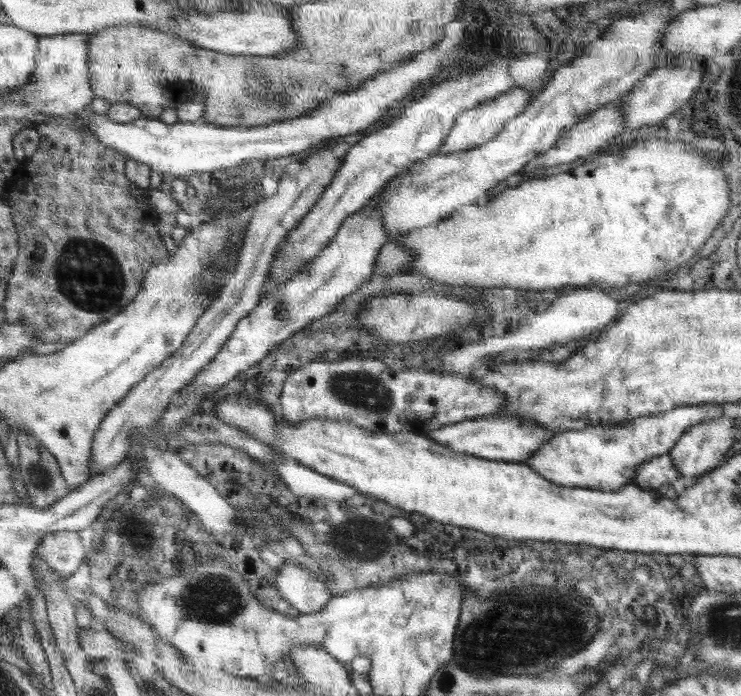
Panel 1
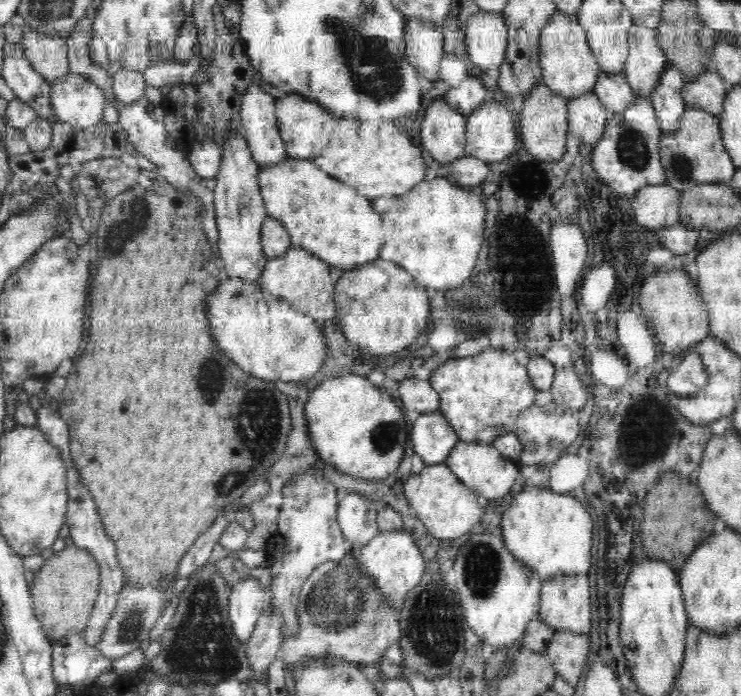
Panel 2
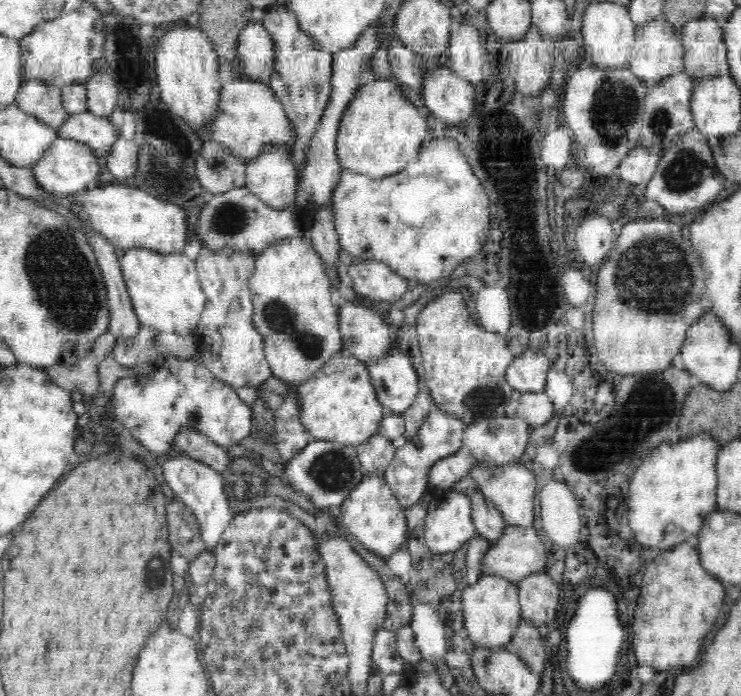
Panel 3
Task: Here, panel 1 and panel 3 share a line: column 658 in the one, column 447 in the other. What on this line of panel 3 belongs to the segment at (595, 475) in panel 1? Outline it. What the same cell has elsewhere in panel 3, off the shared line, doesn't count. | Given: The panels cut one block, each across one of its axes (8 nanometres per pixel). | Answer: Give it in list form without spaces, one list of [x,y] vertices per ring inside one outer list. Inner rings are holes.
[[[439,410],[430,412],[426,421],[407,440],[400,442],[393,460],[385,470],[384,478],[402,508],[416,504],[428,491],[430,470],[438,461],[452,456],[463,446],[466,423]]]

